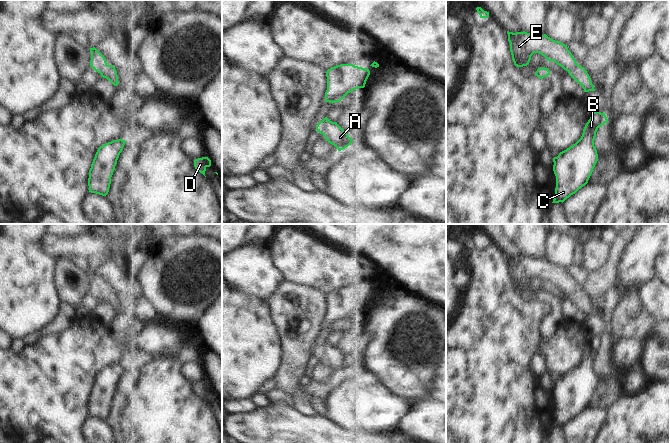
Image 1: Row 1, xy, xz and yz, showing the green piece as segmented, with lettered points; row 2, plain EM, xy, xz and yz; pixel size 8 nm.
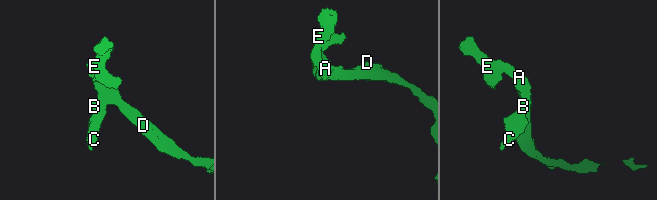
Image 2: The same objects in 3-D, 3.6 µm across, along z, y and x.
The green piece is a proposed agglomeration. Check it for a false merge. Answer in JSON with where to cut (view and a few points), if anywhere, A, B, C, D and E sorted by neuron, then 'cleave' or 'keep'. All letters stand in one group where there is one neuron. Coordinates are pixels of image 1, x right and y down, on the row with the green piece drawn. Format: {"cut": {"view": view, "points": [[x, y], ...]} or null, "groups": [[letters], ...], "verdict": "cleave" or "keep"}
{"cut": null, "groups": [["A", "B", "C", "D", "E"]], "verdict": "keep"}

